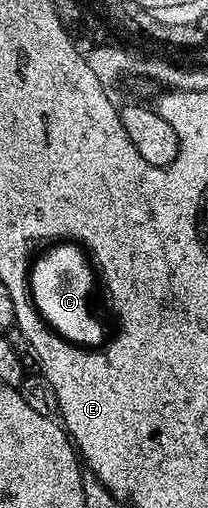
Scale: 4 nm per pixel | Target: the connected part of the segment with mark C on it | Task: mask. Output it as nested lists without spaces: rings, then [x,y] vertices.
[[[58,241],[47,247],[50,248],[39,259],[37,256],[33,260],[29,270],[28,291],[34,305],[43,320],[63,339],[91,349],[97,348],[107,338],[98,303],[94,300],[94,294],[100,291],[99,272],[77,242]]]

